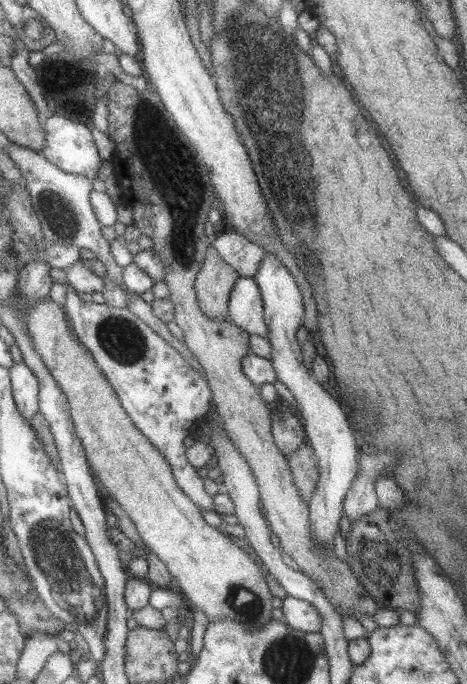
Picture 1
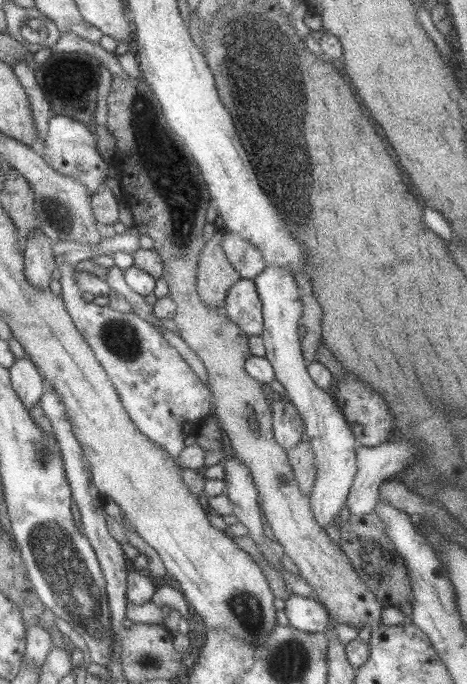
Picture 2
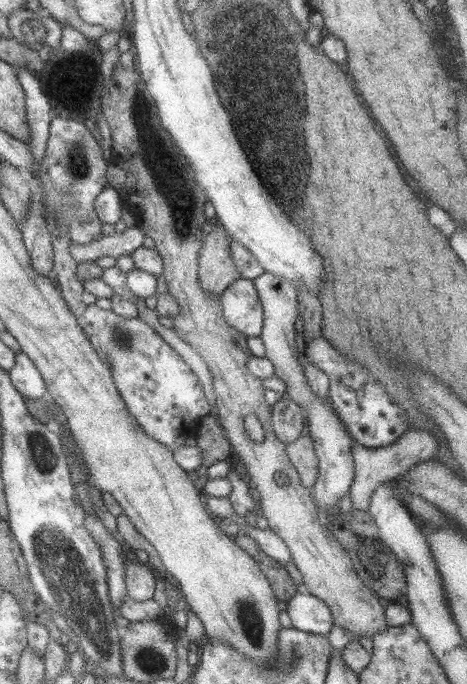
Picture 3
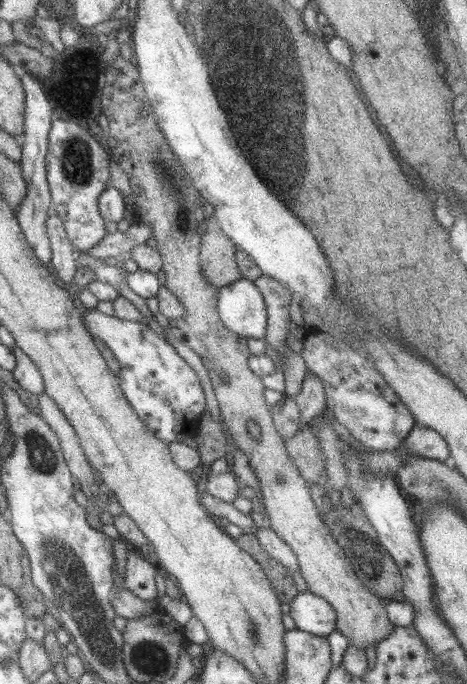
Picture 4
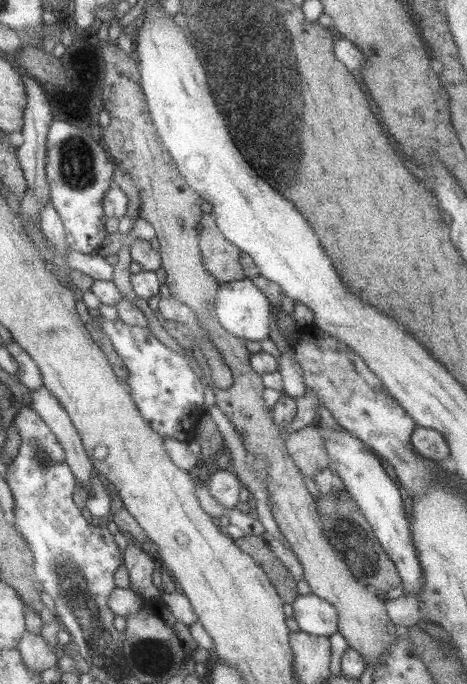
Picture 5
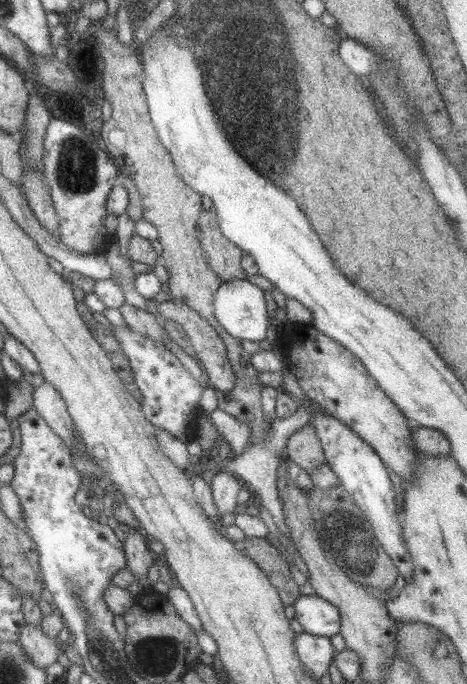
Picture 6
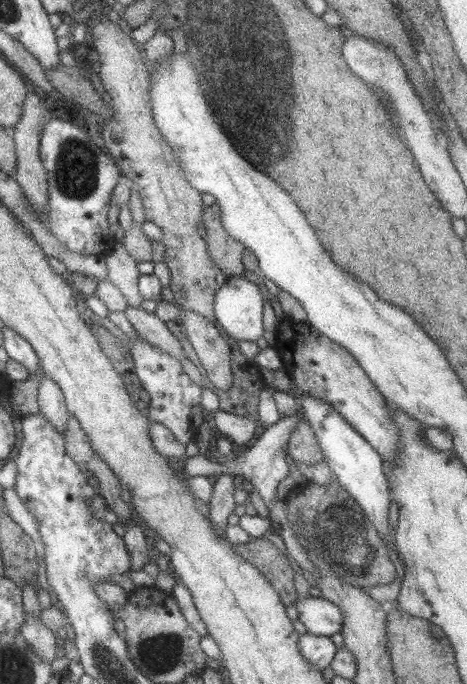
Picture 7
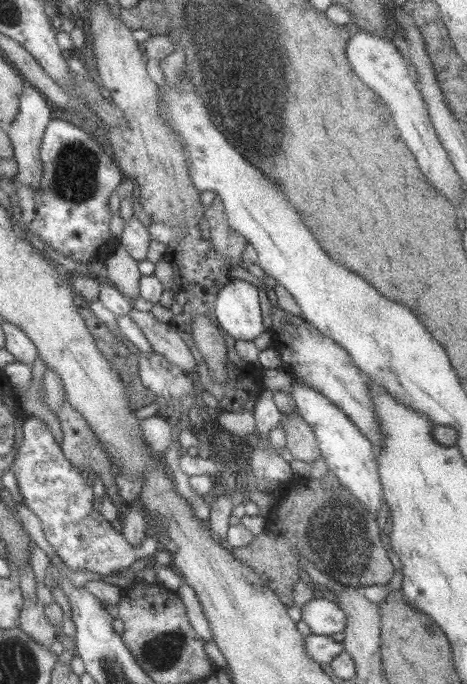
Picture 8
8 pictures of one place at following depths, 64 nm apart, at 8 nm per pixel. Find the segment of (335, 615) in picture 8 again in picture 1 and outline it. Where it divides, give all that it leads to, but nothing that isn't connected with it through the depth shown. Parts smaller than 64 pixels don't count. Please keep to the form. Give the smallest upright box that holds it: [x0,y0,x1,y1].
[281,596,321,632]

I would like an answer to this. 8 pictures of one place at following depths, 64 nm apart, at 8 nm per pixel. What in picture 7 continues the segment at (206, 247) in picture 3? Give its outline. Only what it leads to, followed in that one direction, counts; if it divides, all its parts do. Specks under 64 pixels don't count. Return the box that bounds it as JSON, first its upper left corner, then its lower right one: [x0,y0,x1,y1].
[201,203,244,276]

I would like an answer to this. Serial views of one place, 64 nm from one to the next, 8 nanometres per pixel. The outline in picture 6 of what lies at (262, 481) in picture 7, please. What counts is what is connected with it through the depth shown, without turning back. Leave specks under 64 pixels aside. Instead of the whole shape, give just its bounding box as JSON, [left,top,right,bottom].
[219,401,313,539]

